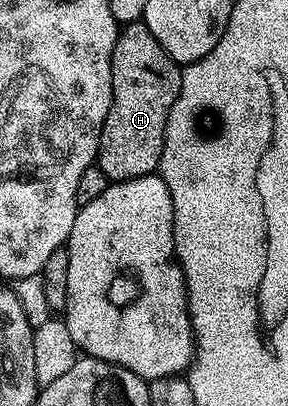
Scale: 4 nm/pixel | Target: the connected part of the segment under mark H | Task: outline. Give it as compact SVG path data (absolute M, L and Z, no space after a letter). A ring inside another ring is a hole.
M145 21L125 23L118 31L116 48L112 48L112 108L102 125L96 165L110 182L127 182L140 176L148 176L158 169L158 161L164 148L164 136L168 124L168 112L176 104L180 92L183 67L168 56L168 52L152 36Z

